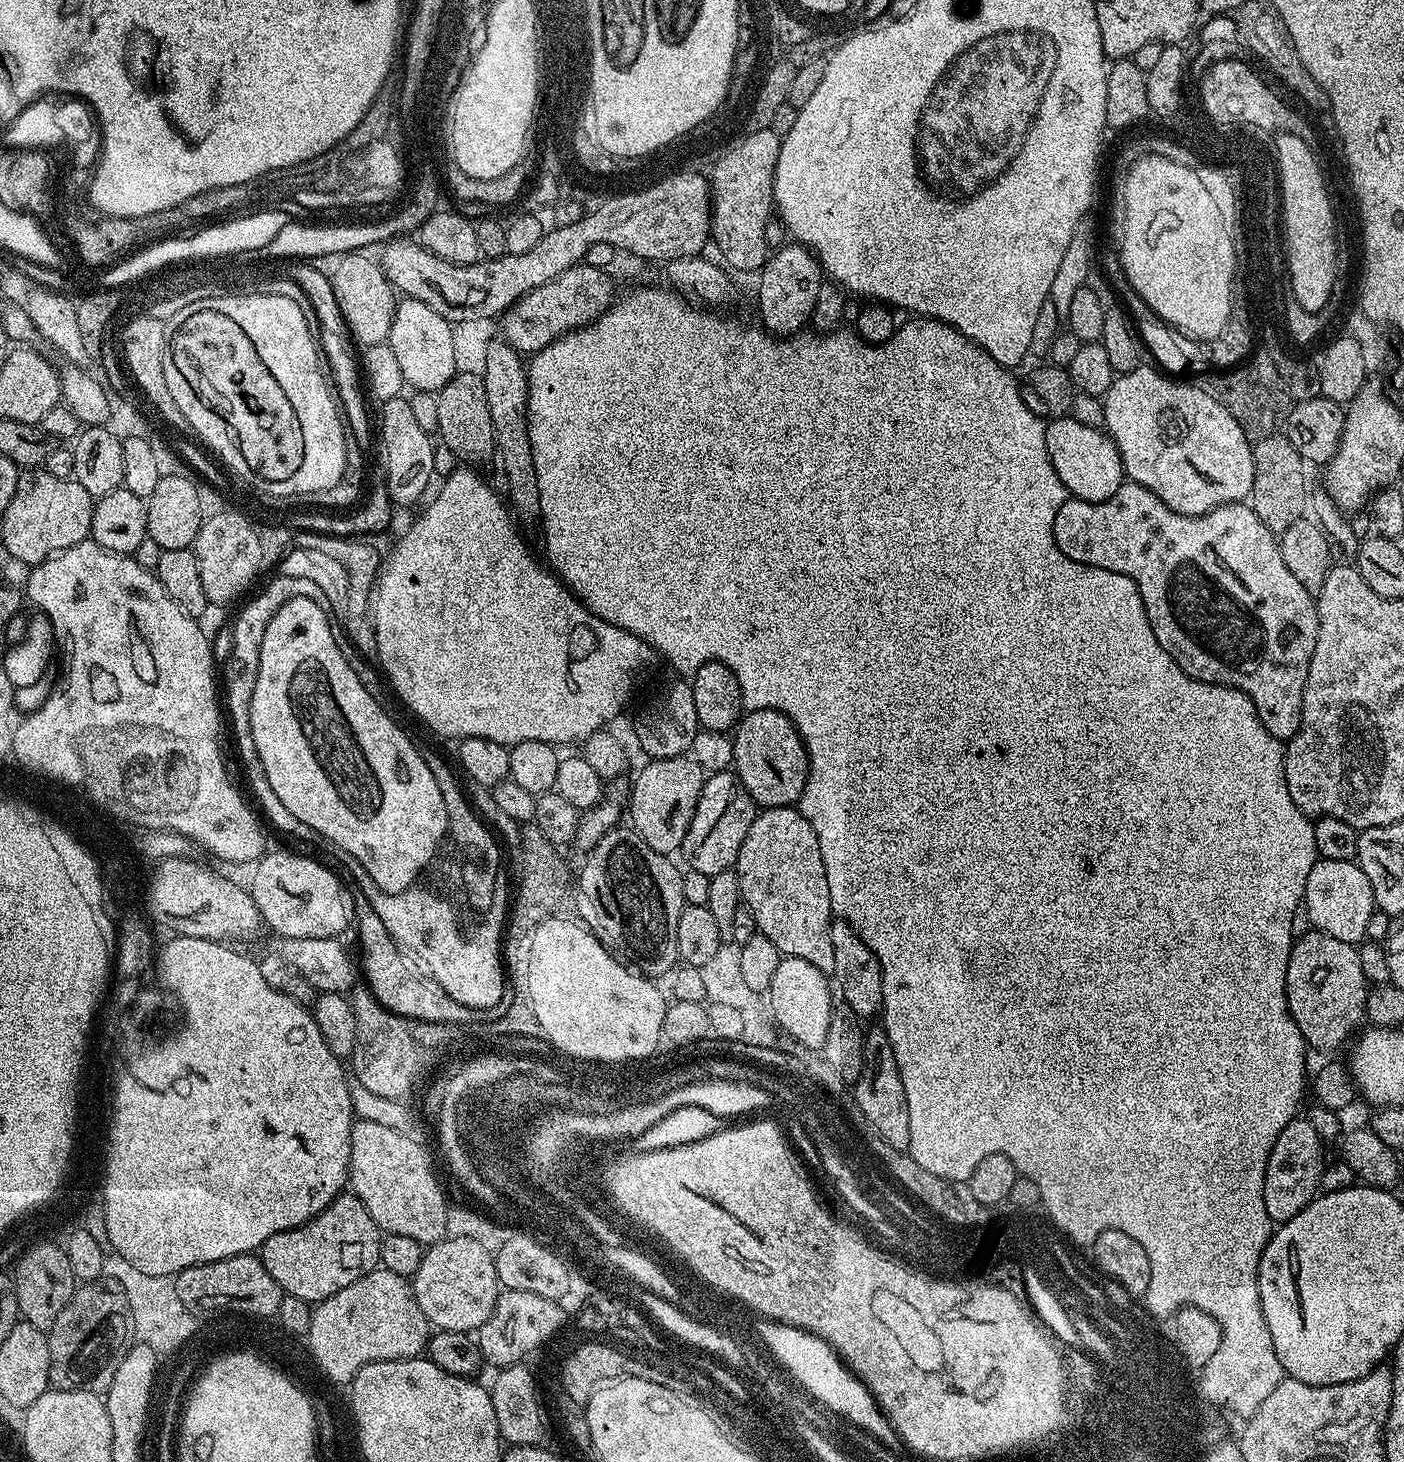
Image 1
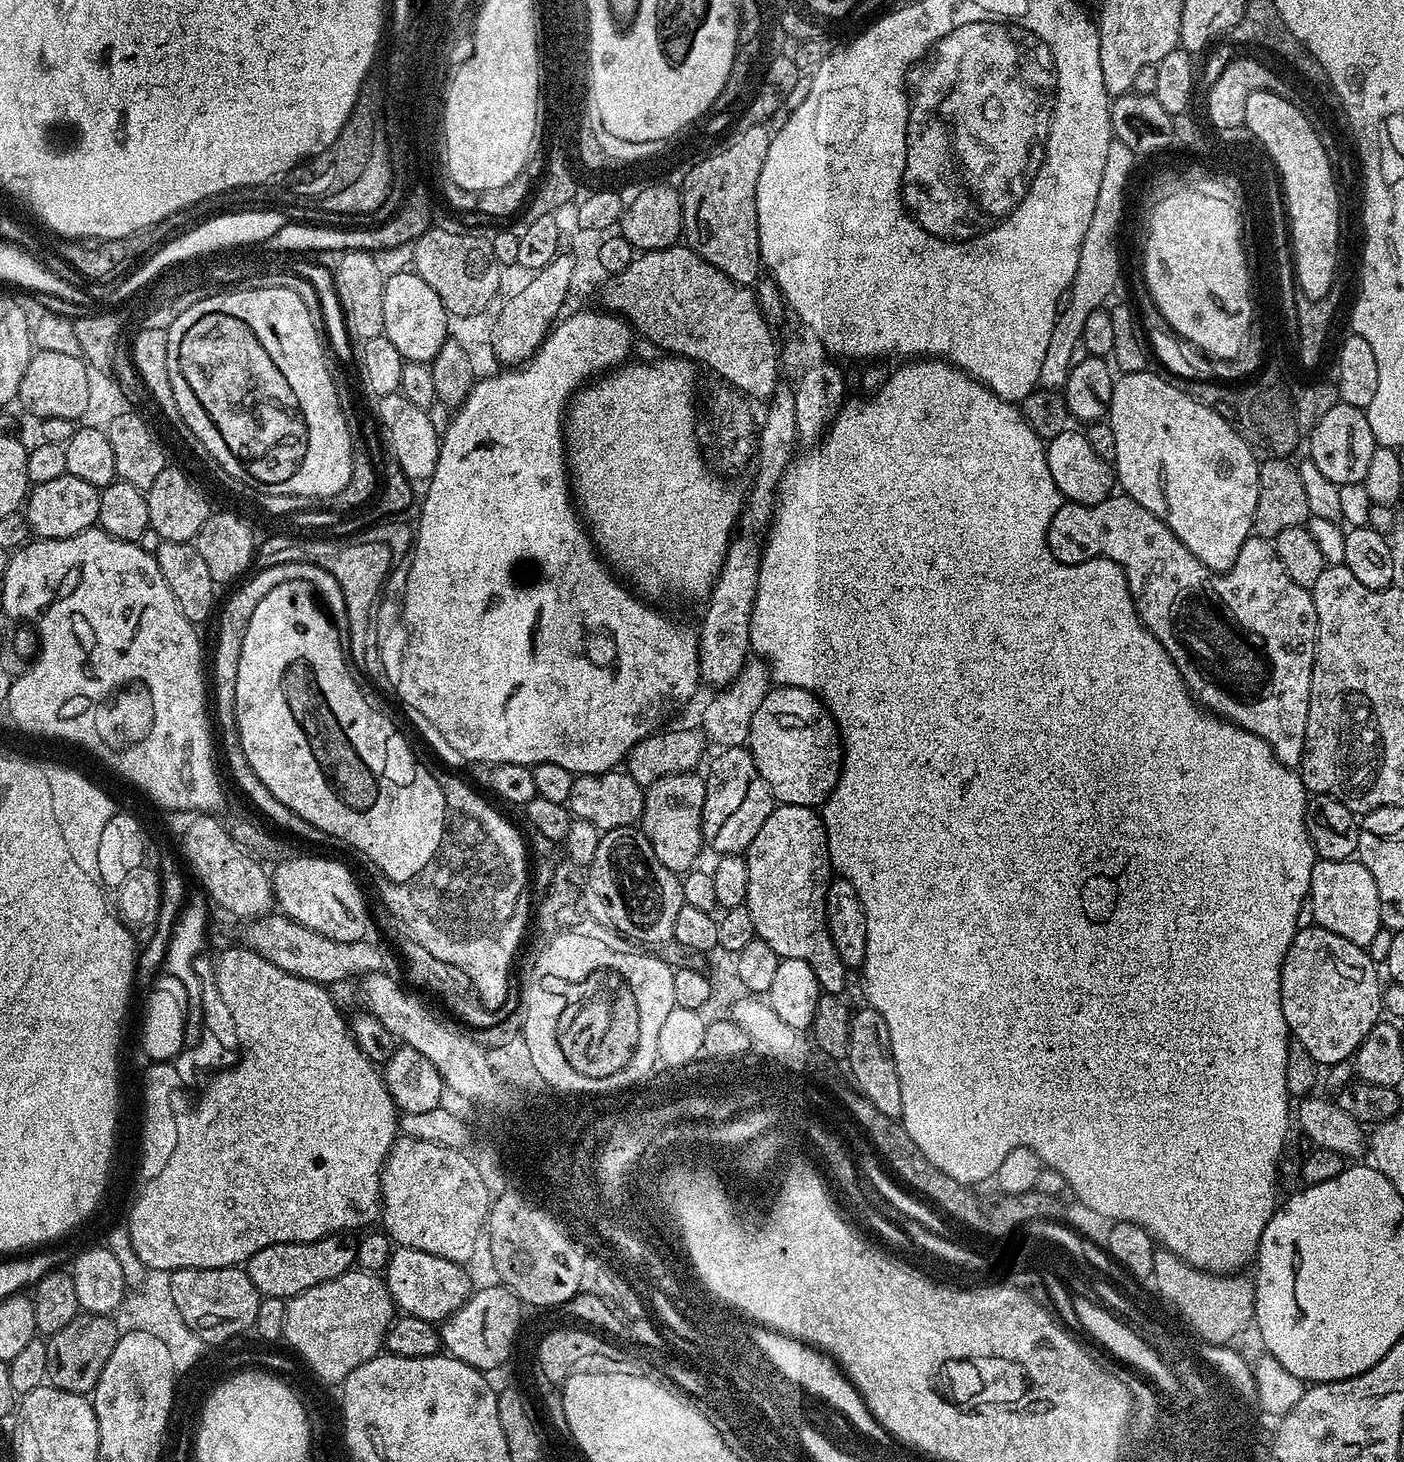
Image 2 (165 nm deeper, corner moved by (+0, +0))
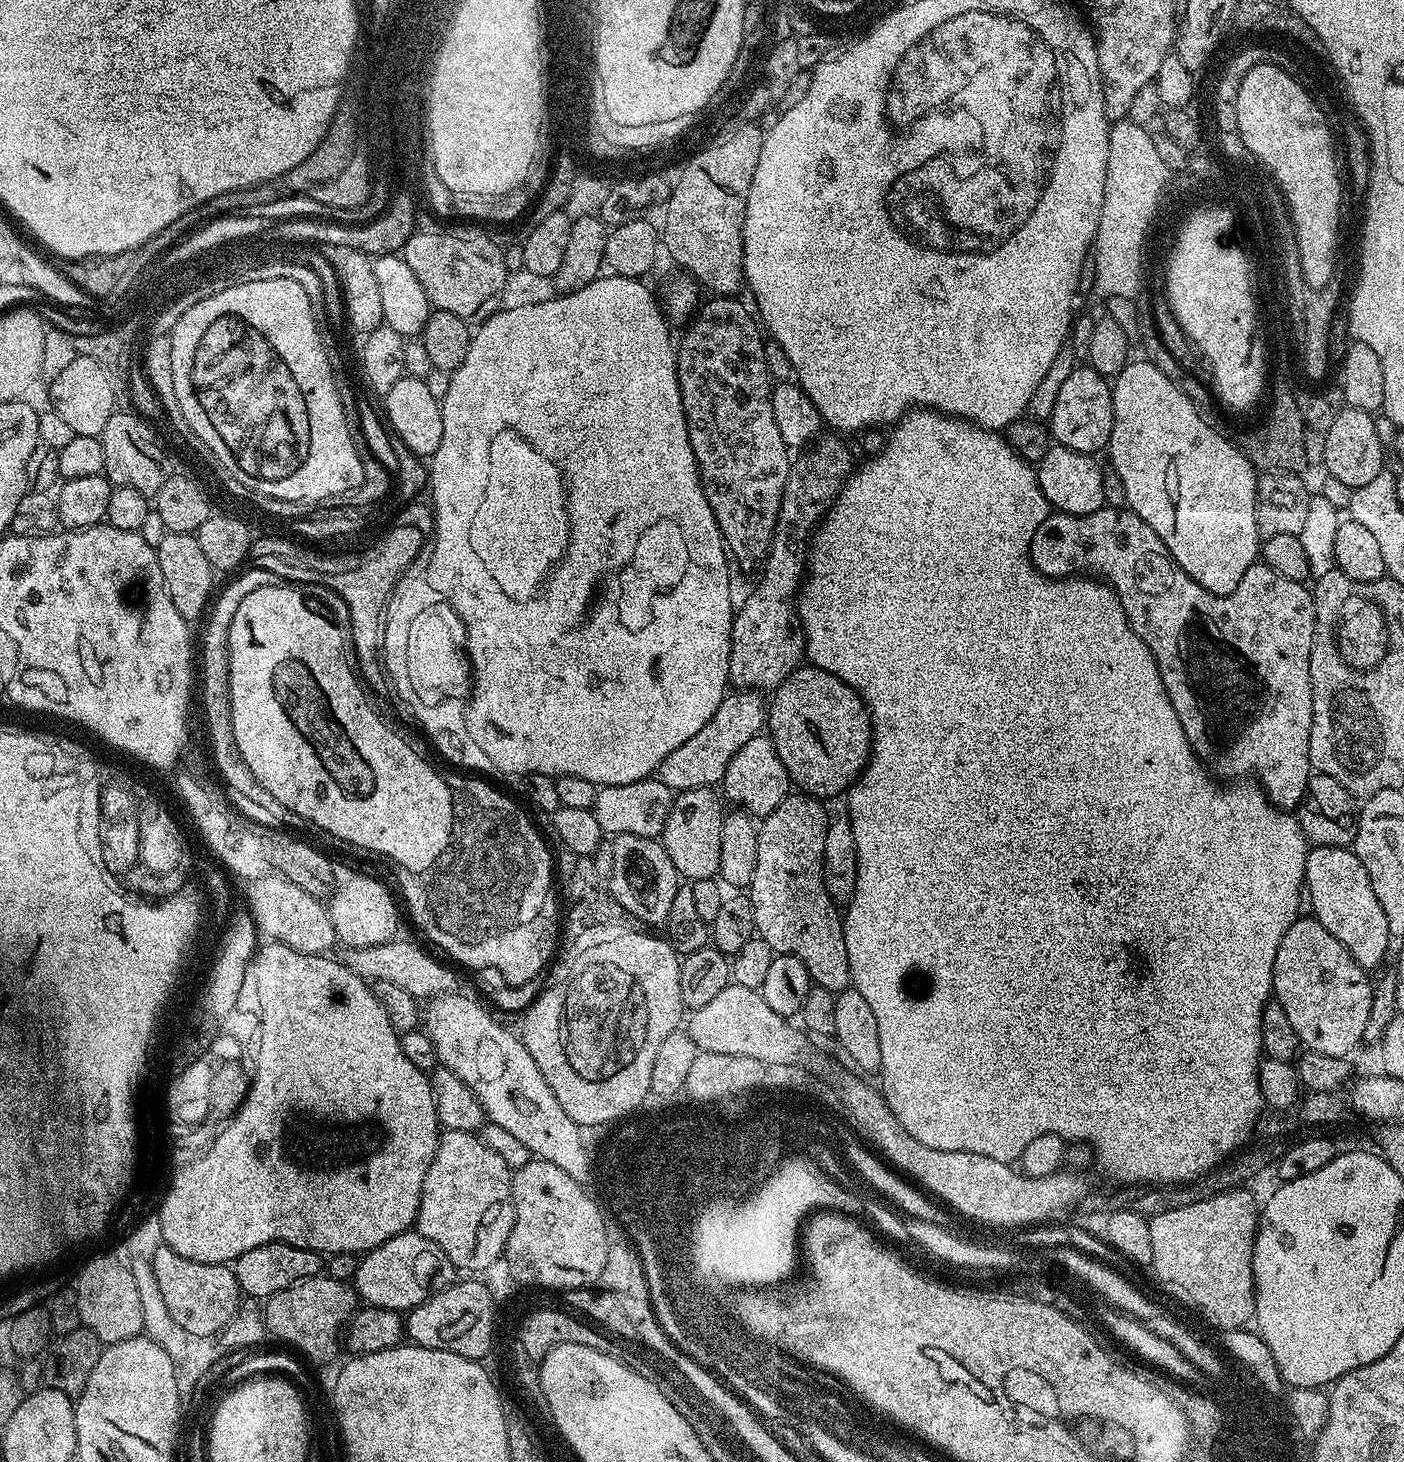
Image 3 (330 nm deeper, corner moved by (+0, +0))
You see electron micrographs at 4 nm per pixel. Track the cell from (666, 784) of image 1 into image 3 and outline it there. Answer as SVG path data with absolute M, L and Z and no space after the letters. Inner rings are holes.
M707 787L675 793L672 808L669 811L669 816L666 818L665 828L662 833L664 849L666 850L666 854L670 854L670 862L674 862L676 873L688 882L713 879L720 870L722 822L726 815L726 808L722 803L721 797L717 793L716 797L712 792L715 791L711 787Z

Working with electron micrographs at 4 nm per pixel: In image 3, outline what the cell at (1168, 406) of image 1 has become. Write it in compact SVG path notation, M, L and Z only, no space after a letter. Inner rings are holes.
M1133 359L1111 381L1110 387L1112 433L1106 455L1112 459L1110 467L1122 478L1127 507L1162 538L1174 562L1178 562L1198 586L1215 596L1238 590L1238 582L1242 582L1246 570L1250 570L1260 556L1262 539L1256 525L1257 469L1243 451L1239 452L1222 433L1215 432L1200 417L1203 416L1201 409L1195 408L1190 398L1148 360Z

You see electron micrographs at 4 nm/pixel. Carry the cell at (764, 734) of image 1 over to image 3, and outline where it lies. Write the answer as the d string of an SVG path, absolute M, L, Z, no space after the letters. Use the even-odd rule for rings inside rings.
M801 666L793 670L781 684L777 684L771 693L770 703L766 708L766 732L771 736L774 746L778 750L778 758L782 758L782 766L786 766L788 771L788 779L793 785L796 784L801 793L807 794L813 798L825 798L824 796L836 796L847 793L848 789L856 783L859 775L868 765L868 756L872 752L872 713L868 711L864 705L864 699L851 688L850 685L844 684L842 678L838 678L834 674L830 674L821 668L811 666Z

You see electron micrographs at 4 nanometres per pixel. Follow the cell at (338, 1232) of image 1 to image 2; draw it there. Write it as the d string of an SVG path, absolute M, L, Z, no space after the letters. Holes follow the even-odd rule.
M335 1232L333 1236L323 1236L314 1242L266 1246L266 1250L258 1250L258 1254L251 1256L247 1262L246 1271L250 1282L254 1282L261 1297L291 1298L302 1294L302 1290L310 1290L310 1286L338 1278L356 1262L356 1240L348 1236L351 1235Z

